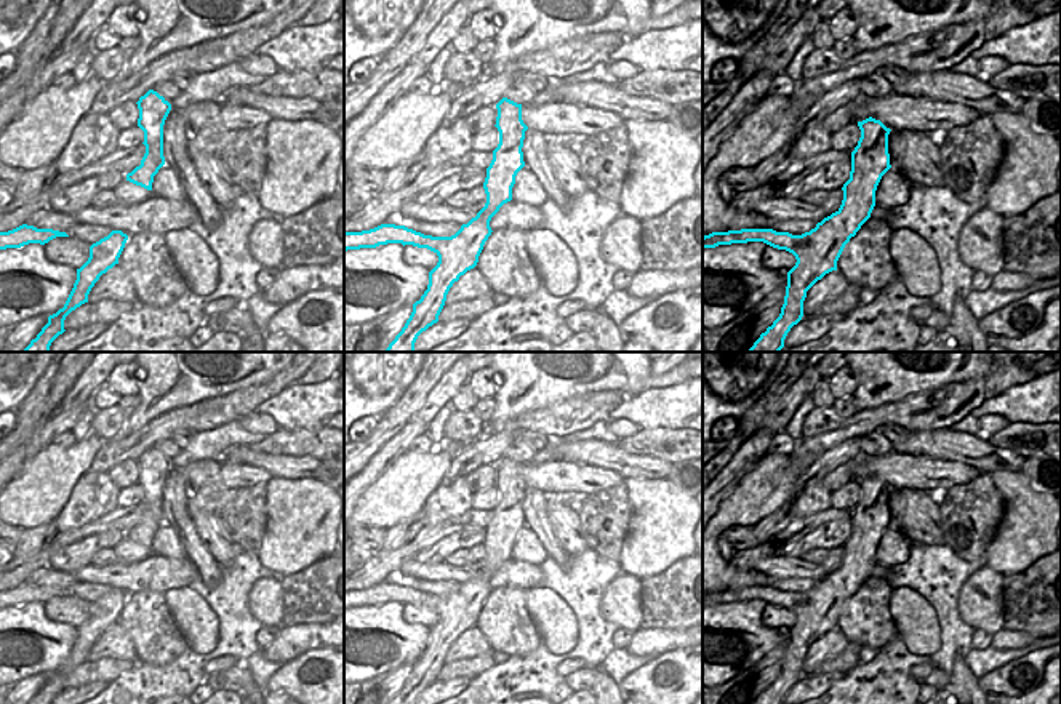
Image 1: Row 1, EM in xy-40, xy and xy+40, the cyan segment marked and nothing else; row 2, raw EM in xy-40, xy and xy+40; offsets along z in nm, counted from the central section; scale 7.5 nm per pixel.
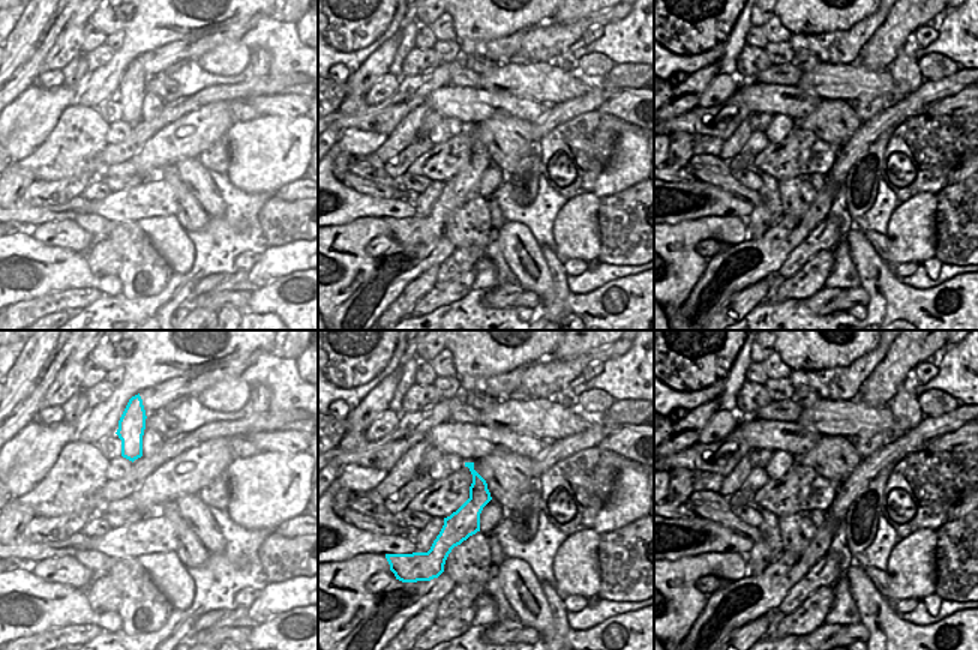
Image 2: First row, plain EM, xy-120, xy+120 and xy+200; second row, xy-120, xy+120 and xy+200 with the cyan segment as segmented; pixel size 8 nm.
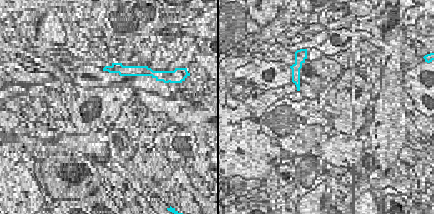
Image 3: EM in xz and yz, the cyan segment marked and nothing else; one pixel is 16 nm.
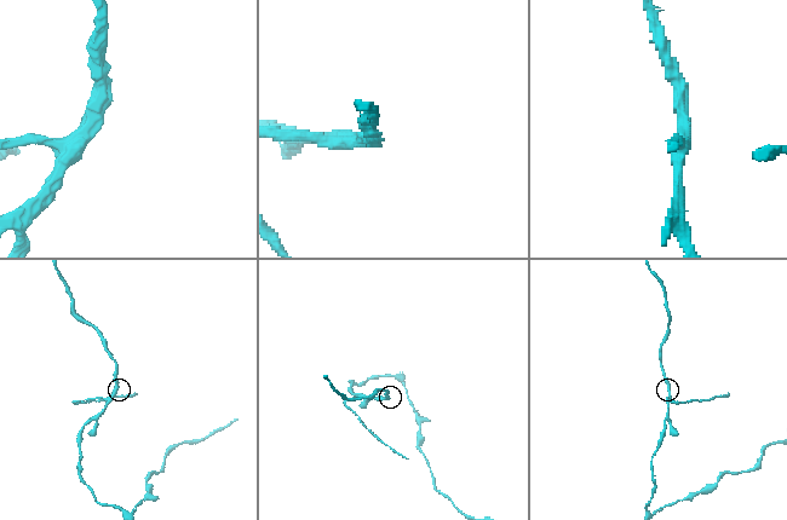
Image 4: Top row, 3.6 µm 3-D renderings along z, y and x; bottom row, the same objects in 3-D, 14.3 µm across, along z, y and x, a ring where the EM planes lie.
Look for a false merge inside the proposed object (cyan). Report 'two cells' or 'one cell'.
two cells

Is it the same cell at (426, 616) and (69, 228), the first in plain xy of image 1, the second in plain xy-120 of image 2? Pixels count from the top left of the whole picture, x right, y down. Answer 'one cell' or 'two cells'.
one cell

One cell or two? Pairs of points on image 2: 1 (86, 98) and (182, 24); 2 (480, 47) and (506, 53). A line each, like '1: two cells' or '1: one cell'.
1: one cell
2: one cell

